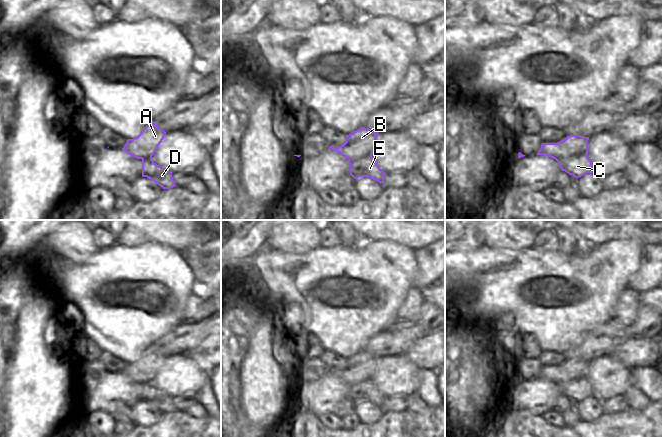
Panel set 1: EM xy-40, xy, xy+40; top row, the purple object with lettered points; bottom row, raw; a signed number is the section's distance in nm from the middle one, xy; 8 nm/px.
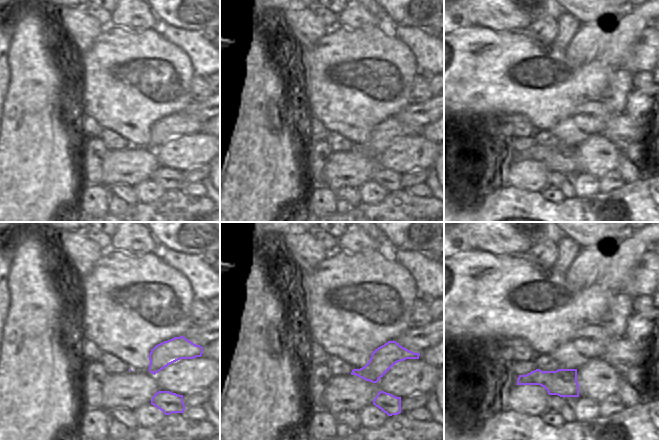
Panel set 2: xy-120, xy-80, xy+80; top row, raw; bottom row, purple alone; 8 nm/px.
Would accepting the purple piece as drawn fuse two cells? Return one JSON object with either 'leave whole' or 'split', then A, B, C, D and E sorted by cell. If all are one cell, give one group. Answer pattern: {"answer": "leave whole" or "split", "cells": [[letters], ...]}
{"answer": "split", "cells": [["A", "B"], ["C", "D", "E"]]}

